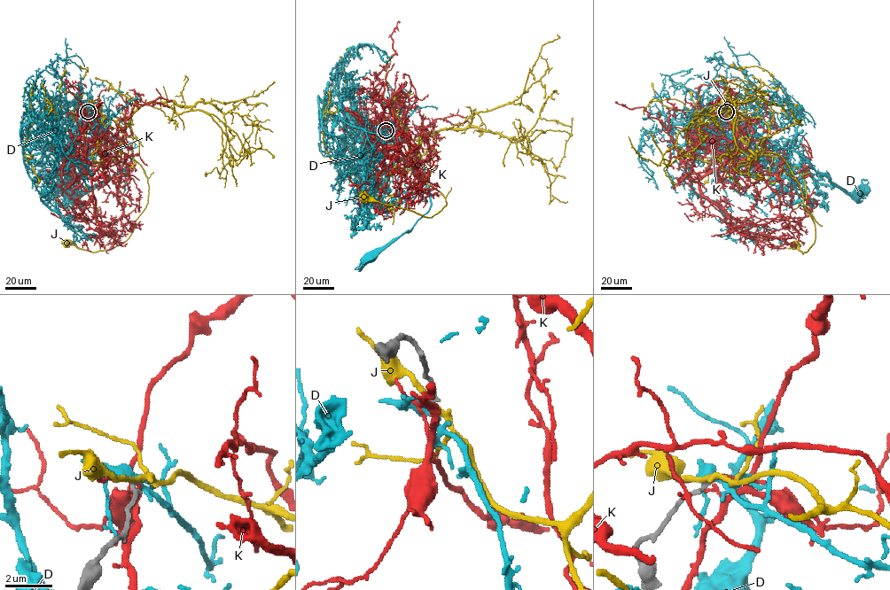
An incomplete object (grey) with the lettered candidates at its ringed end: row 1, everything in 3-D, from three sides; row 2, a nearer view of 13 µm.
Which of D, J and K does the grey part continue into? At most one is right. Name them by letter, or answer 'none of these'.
none of these

